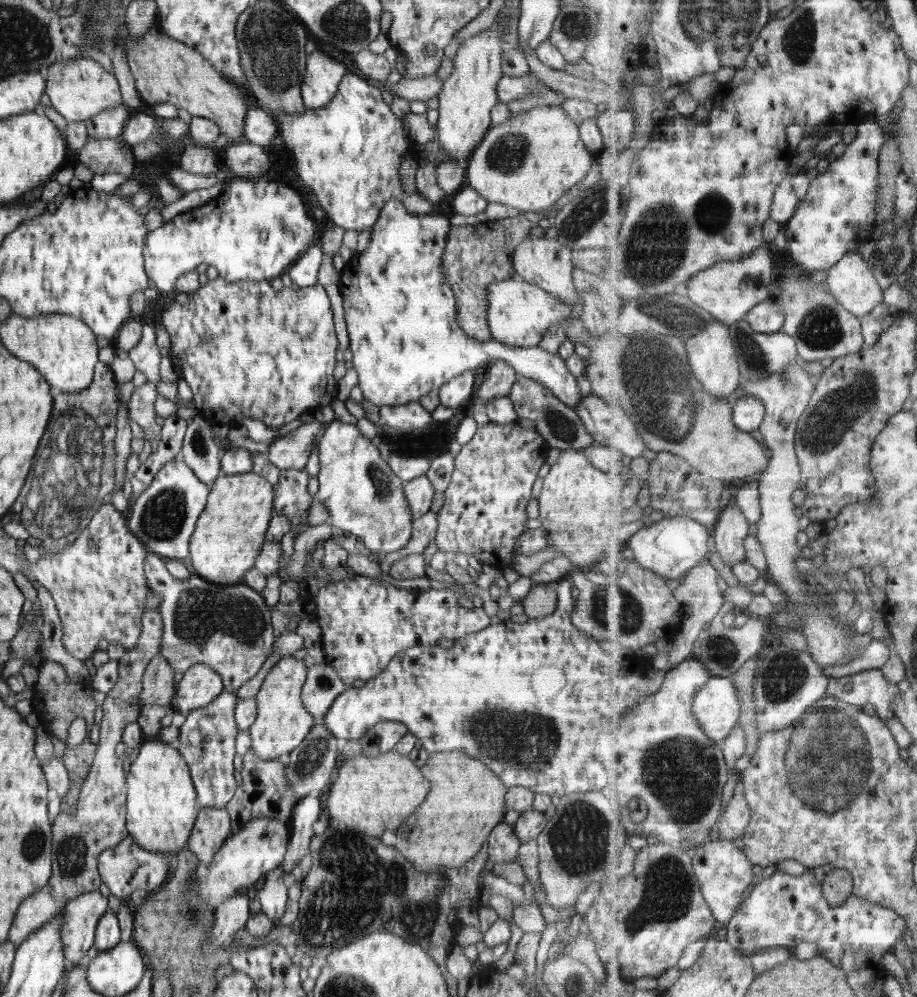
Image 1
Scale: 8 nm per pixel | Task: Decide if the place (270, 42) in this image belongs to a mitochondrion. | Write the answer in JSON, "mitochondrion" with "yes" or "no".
{"mitochondrion":"yes"}

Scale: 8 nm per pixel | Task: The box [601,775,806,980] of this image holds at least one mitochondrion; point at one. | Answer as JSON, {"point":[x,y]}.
{"point":[667,887]}

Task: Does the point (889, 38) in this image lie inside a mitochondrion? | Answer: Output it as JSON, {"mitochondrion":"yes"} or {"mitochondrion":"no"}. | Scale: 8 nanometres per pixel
{"mitochondrion":"no"}

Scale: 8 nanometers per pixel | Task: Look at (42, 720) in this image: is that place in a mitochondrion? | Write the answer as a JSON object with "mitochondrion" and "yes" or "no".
{"mitochondrion":"no"}

